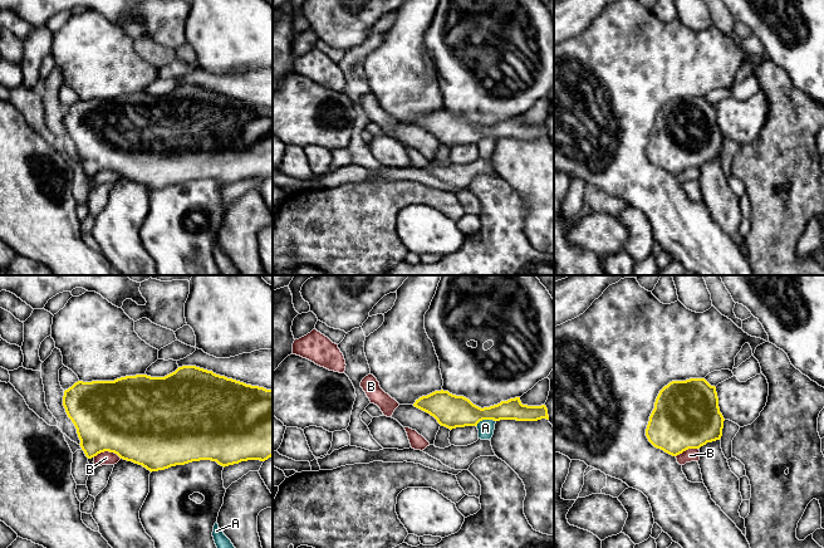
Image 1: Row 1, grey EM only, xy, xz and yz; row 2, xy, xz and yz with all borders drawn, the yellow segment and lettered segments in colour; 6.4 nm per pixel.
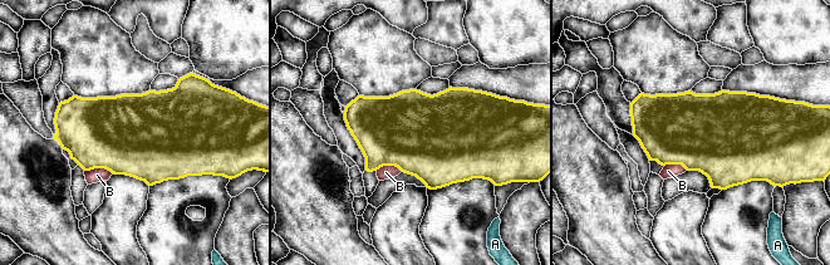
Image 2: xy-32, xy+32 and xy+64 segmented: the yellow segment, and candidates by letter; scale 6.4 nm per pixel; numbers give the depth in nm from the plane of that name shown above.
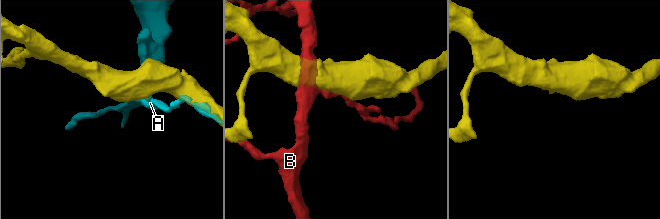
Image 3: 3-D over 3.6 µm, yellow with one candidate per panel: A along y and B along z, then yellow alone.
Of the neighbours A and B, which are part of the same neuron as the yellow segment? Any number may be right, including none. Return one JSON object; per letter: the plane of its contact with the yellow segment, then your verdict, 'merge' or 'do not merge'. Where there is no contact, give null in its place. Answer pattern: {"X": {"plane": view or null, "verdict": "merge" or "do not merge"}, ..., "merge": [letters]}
{"A": {"plane": "xz", "verdict": "do not merge"}, "B": {"plane": "xy", "verdict": "do not merge"}, "merge": []}

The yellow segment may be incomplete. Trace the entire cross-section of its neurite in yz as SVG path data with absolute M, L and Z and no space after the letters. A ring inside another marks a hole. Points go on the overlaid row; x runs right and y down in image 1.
M705 378L672 381L656 398L646 436L654 447L677 456L720 440L724 421L715 386Z

